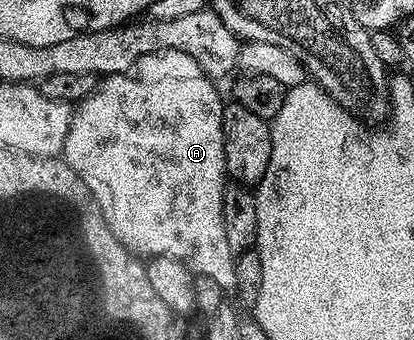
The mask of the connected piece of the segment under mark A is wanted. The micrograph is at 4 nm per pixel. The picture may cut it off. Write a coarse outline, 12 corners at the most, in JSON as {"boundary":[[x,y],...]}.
{"boundary":[[184,51],[77,102],[64,159],[131,253],[236,290],[224,100]]}

